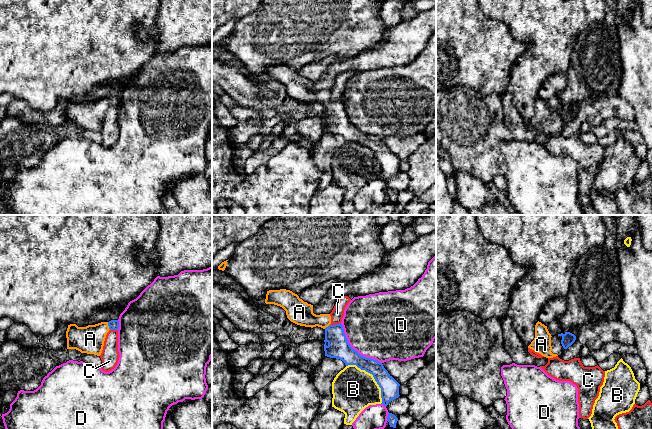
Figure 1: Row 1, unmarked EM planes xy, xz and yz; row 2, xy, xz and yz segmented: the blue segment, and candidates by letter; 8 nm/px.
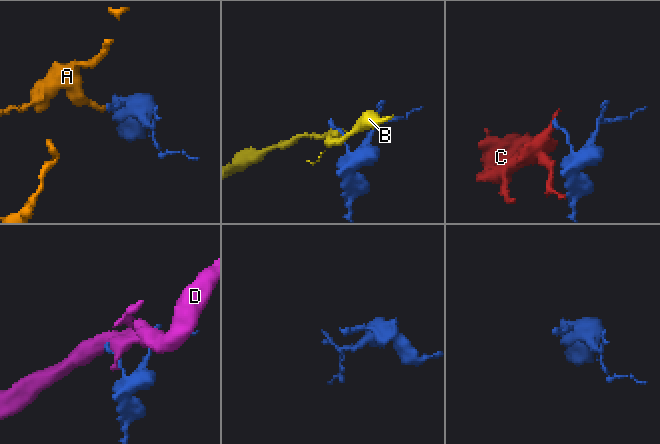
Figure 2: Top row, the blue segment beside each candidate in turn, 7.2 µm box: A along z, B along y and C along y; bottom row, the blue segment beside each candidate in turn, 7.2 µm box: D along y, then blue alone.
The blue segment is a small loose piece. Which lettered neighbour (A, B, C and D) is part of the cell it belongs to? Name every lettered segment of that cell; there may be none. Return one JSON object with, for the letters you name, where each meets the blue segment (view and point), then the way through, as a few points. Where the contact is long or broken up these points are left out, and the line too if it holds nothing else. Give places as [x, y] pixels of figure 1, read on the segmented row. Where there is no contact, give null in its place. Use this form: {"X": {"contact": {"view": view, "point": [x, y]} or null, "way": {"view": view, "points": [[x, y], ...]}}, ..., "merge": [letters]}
{"A": {"contact": {"view": "xy", "point": [108, 325]}, "way": {"view": "xy", "points": [[113, 324], [108, 325], [90, 339]]}}, "merge": ["A"]}

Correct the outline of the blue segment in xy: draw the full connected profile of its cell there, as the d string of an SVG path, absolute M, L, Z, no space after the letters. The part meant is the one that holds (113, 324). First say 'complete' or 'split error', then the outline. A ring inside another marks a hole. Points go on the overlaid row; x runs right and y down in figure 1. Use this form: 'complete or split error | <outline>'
split error | M118 320L101 322L86 327L78 327L76 324L70 324L66 331L67 349L76 349L81 353L100 356L107 333L110 330L118 329Z

